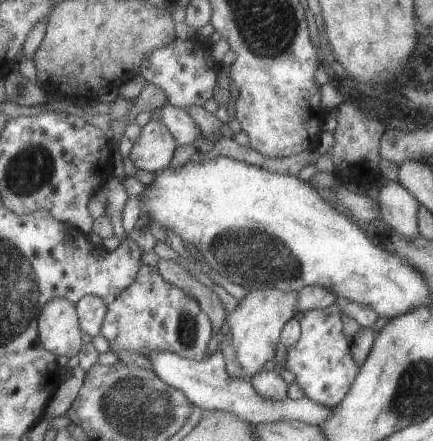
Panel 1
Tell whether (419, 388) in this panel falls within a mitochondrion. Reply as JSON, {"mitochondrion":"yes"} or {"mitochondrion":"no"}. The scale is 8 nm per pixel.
{"mitochondrion":"yes"}

